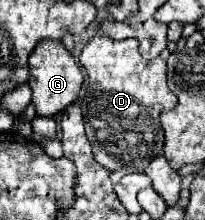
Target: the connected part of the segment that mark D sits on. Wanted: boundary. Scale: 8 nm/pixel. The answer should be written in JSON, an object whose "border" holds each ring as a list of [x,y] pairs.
{"border":[[[92,37],[88,45],[84,47],[80,55],[80,63],[86,69],[88,75],[88,93],[82,101],[82,115],[84,115],[84,125],[86,125],[86,135],[92,145],[94,159],[110,169],[118,171],[128,165],[134,165],[136,171],[144,171],[144,167],[154,159],[162,155],[162,145],[164,145],[164,133],[160,125],[160,113],[174,109],[178,103],[176,95],[170,93],[166,85],[166,61],[162,57],[156,57],[154,61],[144,61],[142,55],[138,53],[138,41],[136,39],[122,39],[114,41],[110,37]]]}

